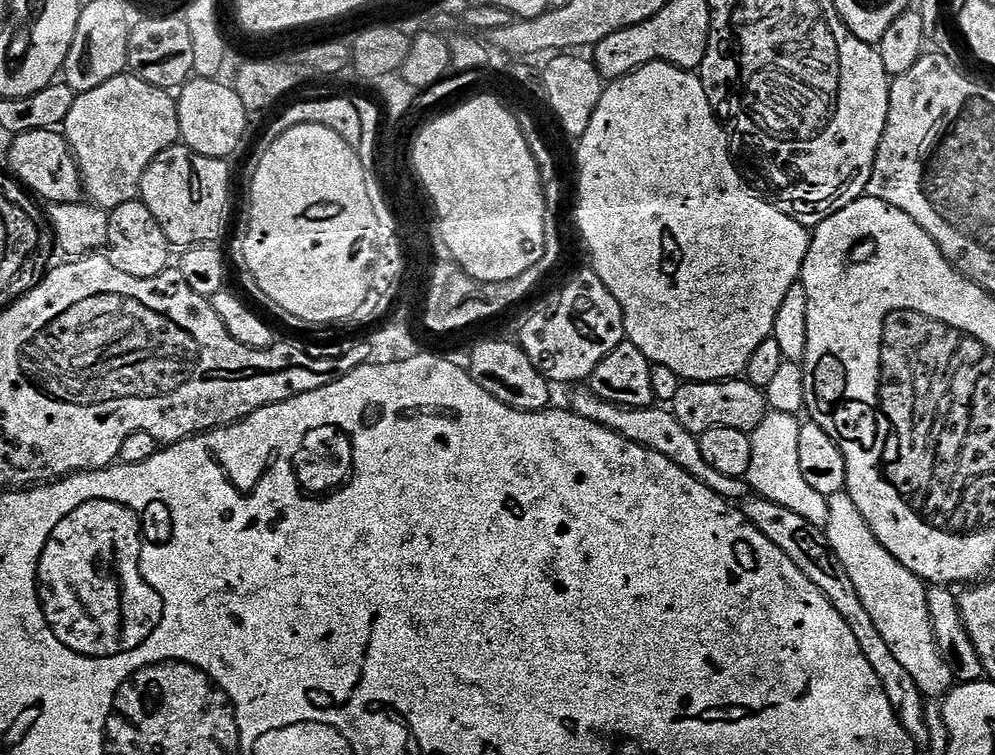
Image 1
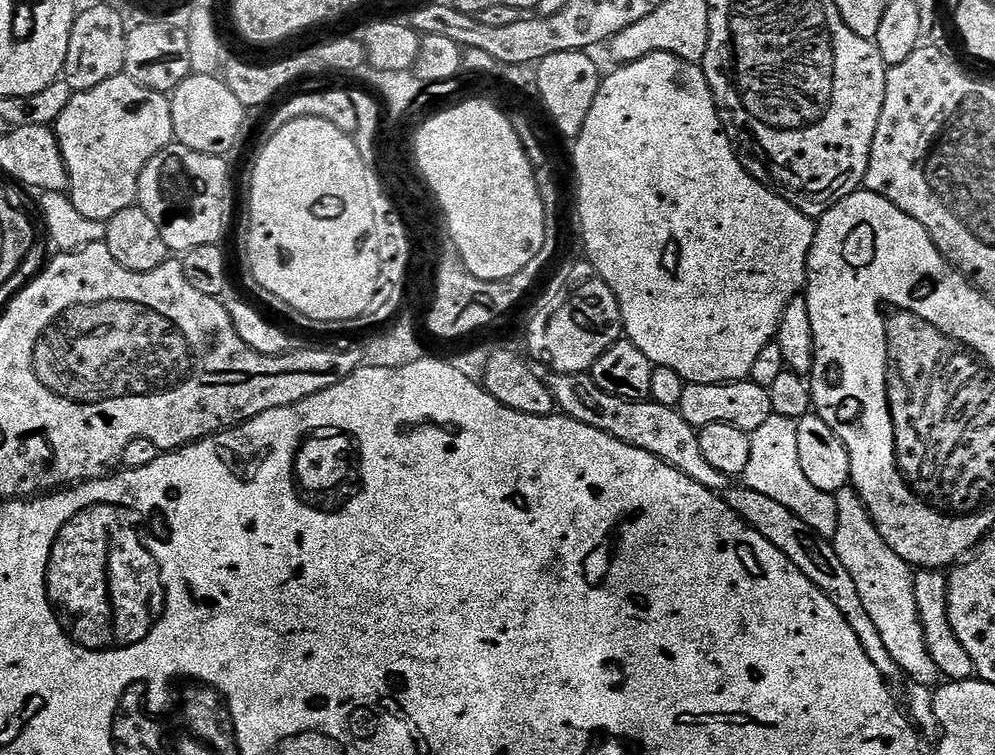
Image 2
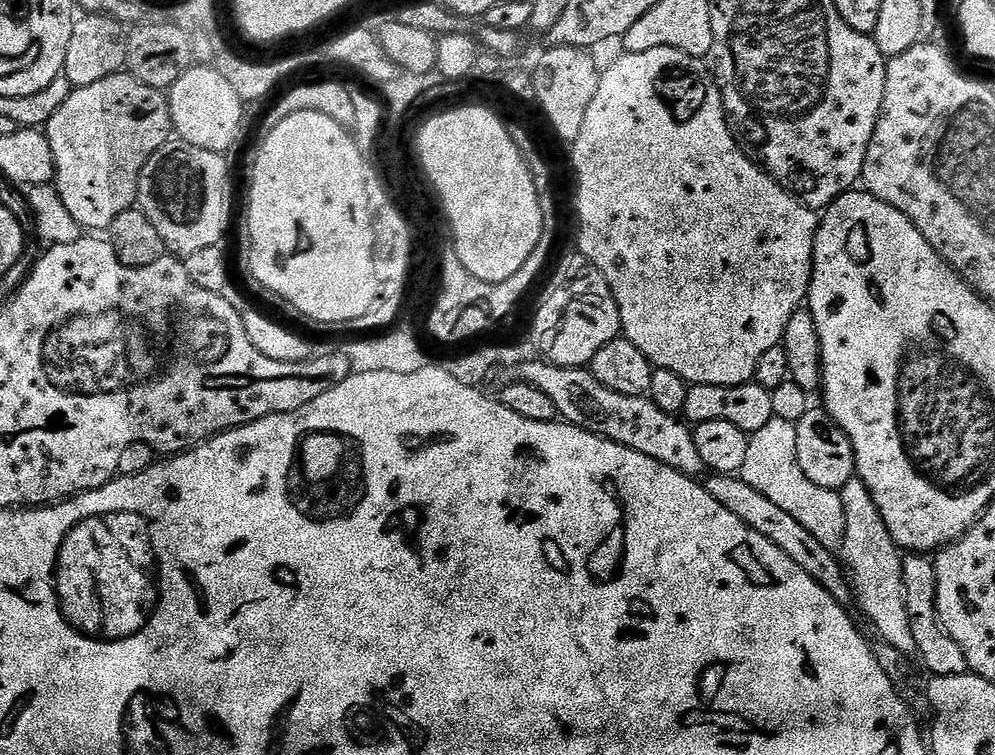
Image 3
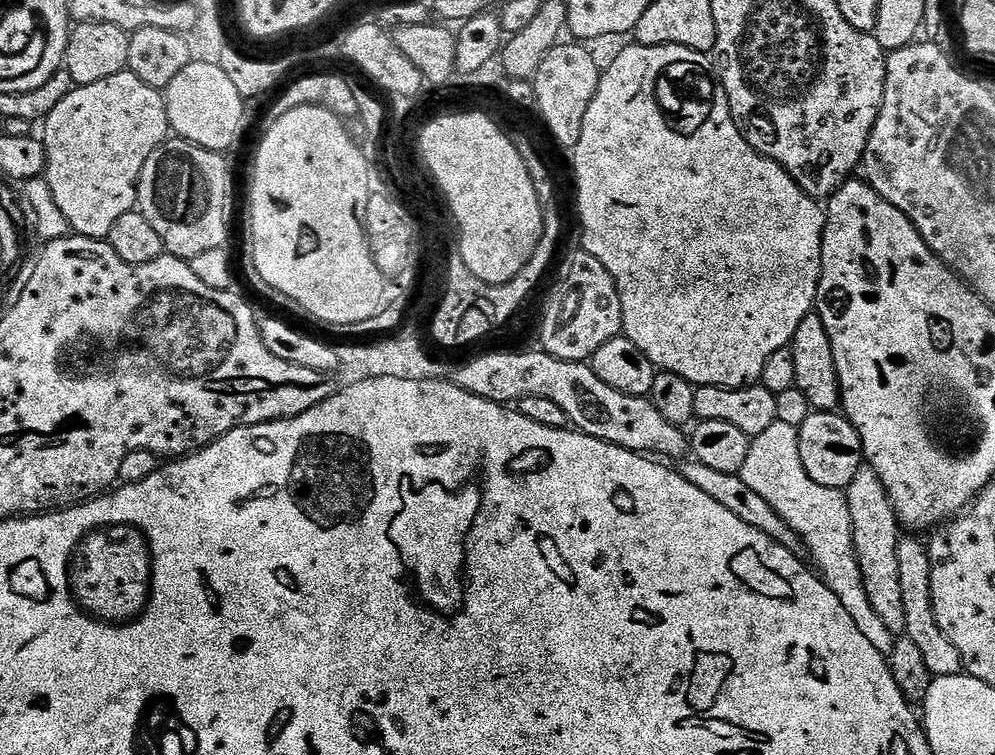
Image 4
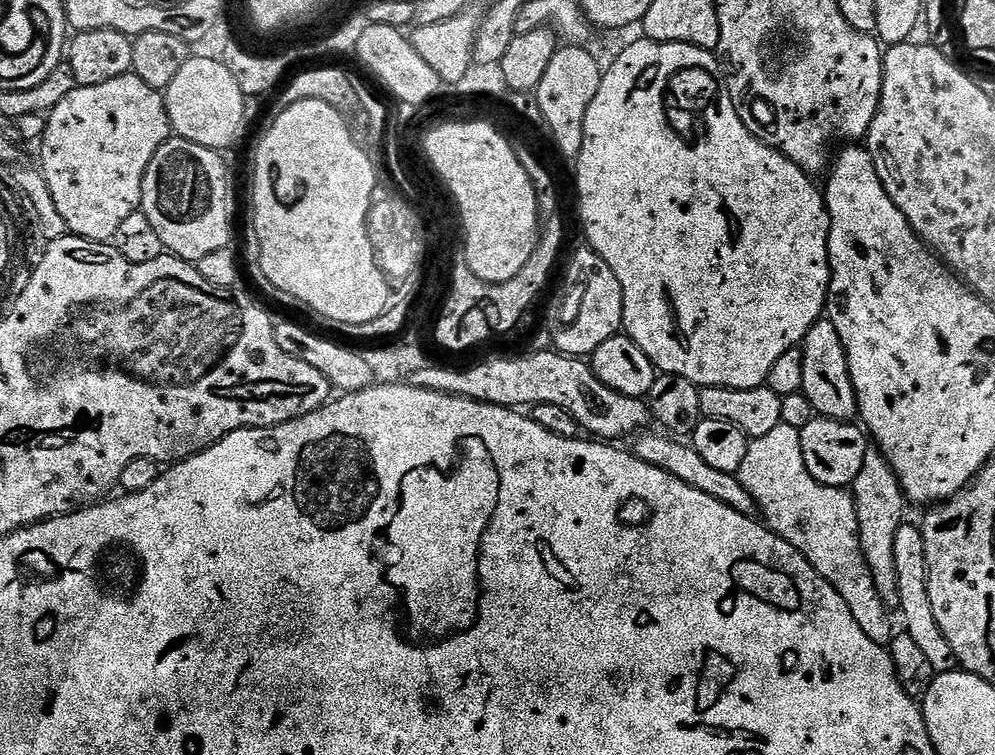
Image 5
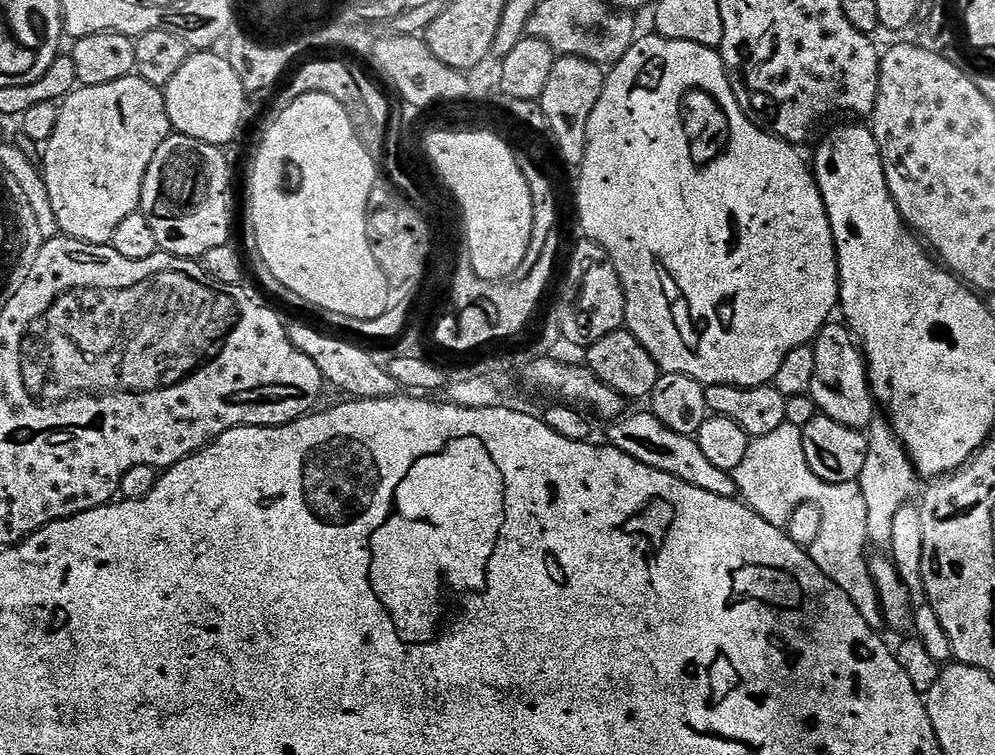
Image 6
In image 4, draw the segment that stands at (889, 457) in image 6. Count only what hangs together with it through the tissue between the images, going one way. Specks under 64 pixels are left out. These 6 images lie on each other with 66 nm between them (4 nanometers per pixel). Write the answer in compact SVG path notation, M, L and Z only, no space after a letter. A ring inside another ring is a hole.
M865 466L858 470L858 474L854 474L854 482L850 482L846 495L850 520L854 522L854 550L862 578L866 582L870 604L892 632L903 633L906 610L902 610L902 586L898 583L898 546L902 539L902 525L896 518L887 490L872 468Z

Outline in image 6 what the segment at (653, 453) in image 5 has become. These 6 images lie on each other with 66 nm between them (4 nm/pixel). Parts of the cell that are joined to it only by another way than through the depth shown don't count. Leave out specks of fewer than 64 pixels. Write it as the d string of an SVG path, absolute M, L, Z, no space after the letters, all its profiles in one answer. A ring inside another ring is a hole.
M651 411L631 412L607 425L607 443L611 447L622 450L622 454L630 454L630 458L654 470L662 470L674 478L690 482L698 486L698 490L710 490L710 494L718 494L722 498L733 498L737 495L735 475L713 466L707 460L706 454L702 454L702 446L698 446L693 437L674 434L674 430L662 426L662 422L658 422L658 418Z

